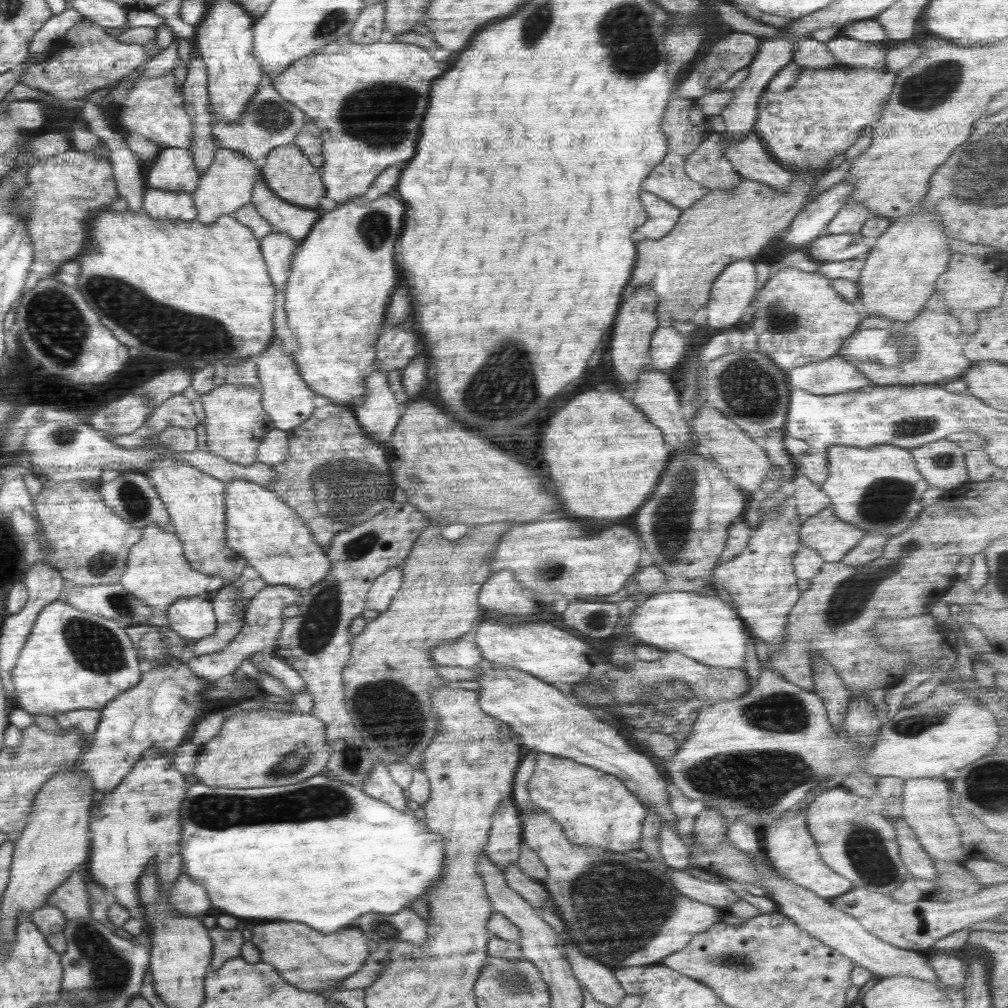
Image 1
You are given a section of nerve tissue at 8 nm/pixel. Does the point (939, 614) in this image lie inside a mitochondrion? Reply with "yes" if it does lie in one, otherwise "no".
no

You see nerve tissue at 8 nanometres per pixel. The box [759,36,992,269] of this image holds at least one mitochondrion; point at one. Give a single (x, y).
(926, 91)

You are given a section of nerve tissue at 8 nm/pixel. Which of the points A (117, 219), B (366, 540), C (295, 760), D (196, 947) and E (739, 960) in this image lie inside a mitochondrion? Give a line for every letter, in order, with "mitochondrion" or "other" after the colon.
A: other
B: mitochondrion
C: mitochondrion
D: other
E: mitochondrion

